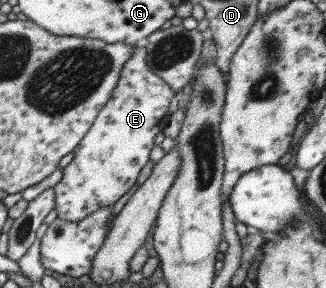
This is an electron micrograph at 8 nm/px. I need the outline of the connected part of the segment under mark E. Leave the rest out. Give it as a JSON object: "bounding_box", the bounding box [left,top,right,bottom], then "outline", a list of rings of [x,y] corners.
{"bounding_box":[53,47,175,223],"outline":[[[133,47],[112,95],[74,149],[70,163],[64,168],[64,176],[53,189],[56,192],[58,219],[75,223],[95,211],[116,204],[136,185],[142,168],[148,164],[156,135],[167,126],[170,115],[168,105],[175,91],[152,73],[146,56],[145,47]]]}

